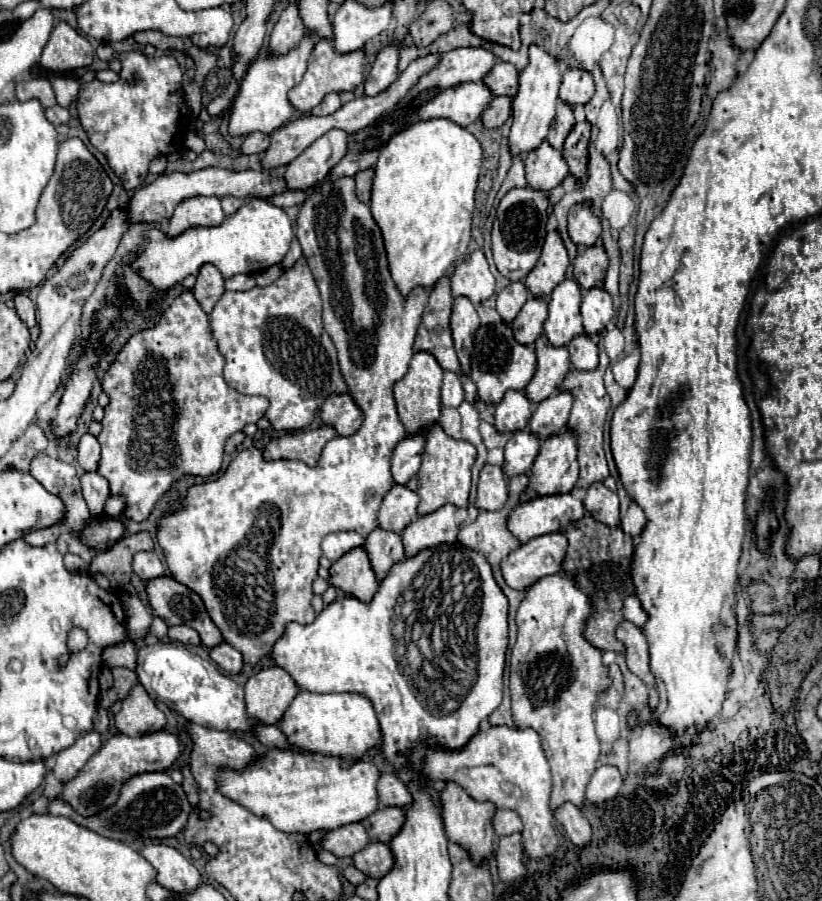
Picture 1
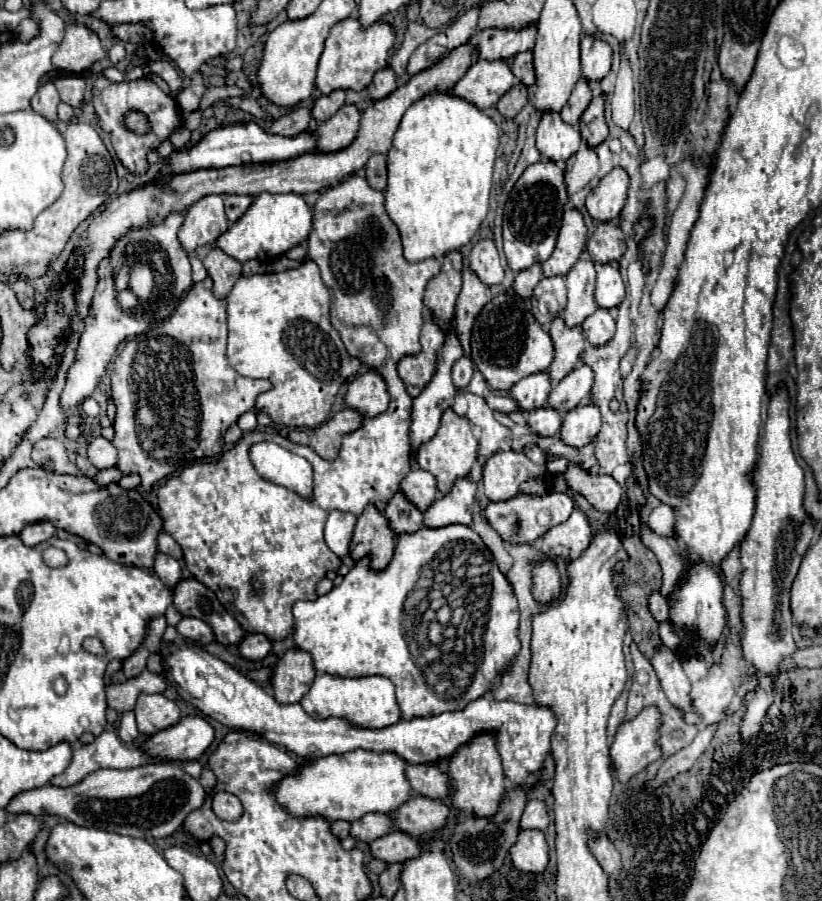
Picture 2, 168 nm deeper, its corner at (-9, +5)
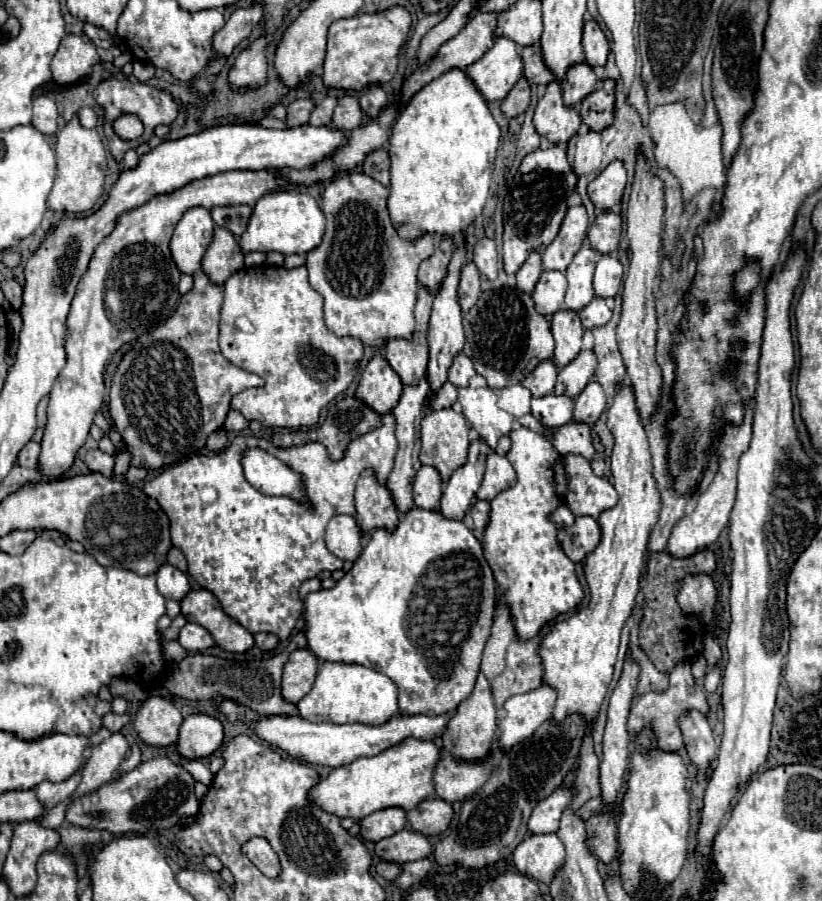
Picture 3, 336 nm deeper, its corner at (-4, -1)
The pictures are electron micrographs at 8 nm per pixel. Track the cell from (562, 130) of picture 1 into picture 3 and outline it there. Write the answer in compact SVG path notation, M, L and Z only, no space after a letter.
M579 62L569 66L567 74L565 74L565 84L563 84L563 100L567 100L567 104L579 104L583 100L583 96L587 96L587 92L593 92L597 88L599 80L595 76L593 66L589 66L587 62Z

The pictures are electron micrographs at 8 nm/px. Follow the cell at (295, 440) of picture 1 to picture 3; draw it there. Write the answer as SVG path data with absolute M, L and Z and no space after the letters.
M345 396L341 402L335 402L329 408L327 418L325 418L325 422L321 426L309 430L309 440L323 442L327 446L327 450L329 450L329 456L333 460L341 460L351 440L355 440L357 436L363 436L363 434L379 428L379 426L381 426L381 416L377 414L377 422L375 422L375 410L371 410L365 402L361 402L355 396Z

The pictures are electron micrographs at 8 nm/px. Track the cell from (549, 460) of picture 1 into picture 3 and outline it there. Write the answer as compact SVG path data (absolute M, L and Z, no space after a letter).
M589 382L585 386L585 390L575 398L575 412L573 412L573 420L577 422L587 422L587 424L595 424L597 418L601 416L601 412L605 410L607 404L607 396L603 392L603 386L599 382Z

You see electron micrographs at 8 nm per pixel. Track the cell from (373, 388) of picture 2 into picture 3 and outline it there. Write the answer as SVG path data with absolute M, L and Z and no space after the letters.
M381 354L373 356L373 360L367 364L361 376L357 398L375 408L375 412L387 414L399 402L401 392L403 392L403 382L397 376L397 372L389 366L389 362Z

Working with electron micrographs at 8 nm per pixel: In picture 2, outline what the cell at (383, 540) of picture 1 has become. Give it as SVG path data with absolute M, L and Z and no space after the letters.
M396 492L392 502L388 502L384 514L386 514L390 528L396 532L396 536L414 534L416 530L422 528L424 514L420 510L416 510L400 492Z

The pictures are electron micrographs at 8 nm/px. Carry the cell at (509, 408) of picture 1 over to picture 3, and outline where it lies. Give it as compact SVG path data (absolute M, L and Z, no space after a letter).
M551 358L543 360L525 380L523 386L531 390L533 396L545 396L547 392L553 392L555 382L557 382L557 366Z

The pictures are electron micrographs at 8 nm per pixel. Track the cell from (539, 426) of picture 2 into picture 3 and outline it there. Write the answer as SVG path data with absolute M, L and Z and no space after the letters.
M547 394L541 398L533 398L531 402L531 414L547 428L559 428L573 418L573 406L575 400L571 396L557 396L557 394Z

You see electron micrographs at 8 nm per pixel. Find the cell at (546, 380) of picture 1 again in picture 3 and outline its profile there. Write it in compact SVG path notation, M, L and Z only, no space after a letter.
M559 310L551 316L551 332L555 336L555 354L553 360L559 368L567 366L581 352L583 326L575 310Z

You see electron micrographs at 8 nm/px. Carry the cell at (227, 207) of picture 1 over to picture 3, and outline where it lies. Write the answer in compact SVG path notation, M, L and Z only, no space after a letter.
M221 206L221 208L213 208L211 216L215 224L231 230L239 238L249 224L251 212L253 212L251 206Z

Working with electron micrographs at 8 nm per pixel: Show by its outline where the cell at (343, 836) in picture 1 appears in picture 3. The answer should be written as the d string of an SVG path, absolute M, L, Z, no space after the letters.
M397 806L383 808L361 820L361 836L365 840L379 842L379 840L403 830L405 826L407 826L407 818L405 818L403 808L397 808Z

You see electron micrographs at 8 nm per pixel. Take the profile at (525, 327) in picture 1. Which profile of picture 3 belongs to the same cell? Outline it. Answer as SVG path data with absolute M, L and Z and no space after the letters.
M543 270L535 290L533 290L533 300L539 312L545 316L551 316L559 308L565 308L563 298L567 290L567 278L559 270Z

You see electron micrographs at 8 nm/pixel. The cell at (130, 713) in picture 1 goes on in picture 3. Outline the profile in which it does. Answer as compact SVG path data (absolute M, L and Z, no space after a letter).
M151 696L137 710L133 726L139 738L149 746L173 746L179 740L181 712L171 700Z

